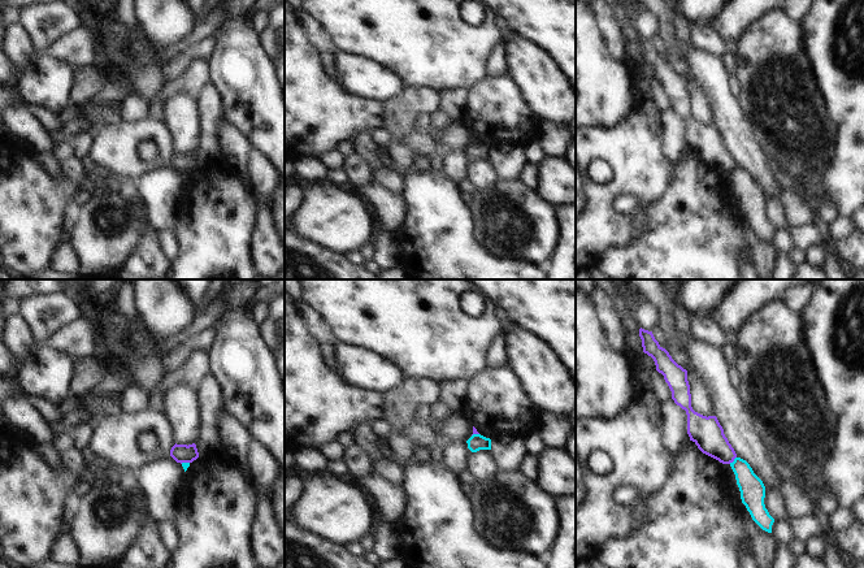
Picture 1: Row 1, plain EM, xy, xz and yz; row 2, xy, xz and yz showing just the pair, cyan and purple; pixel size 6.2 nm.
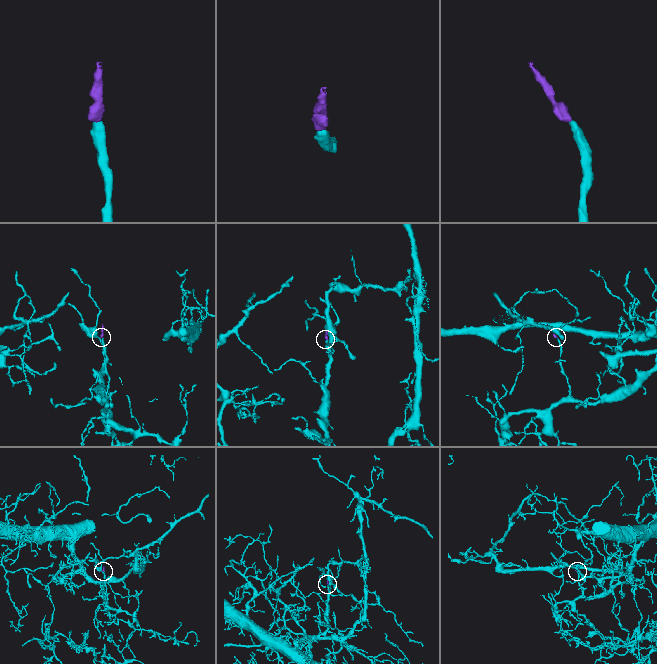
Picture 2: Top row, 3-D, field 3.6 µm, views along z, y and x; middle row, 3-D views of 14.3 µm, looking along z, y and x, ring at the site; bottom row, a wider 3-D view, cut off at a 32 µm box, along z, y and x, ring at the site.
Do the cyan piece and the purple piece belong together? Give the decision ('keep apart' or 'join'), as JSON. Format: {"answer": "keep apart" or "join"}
{"answer": "keep apart"}

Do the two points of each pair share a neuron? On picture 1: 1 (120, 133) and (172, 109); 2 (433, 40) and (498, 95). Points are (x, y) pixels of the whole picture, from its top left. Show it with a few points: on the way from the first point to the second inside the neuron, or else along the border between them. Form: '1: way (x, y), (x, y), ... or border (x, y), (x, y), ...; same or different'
1: border (163, 121), (173, 134), (176, 150); different
2: border (487, 77), (470, 90); different

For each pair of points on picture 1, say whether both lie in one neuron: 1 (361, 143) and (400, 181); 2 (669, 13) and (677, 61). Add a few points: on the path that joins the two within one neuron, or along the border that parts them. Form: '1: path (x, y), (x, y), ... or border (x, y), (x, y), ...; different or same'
1: path (369, 154), (390, 176); same
2: path (669, 25), (672, 50); same

